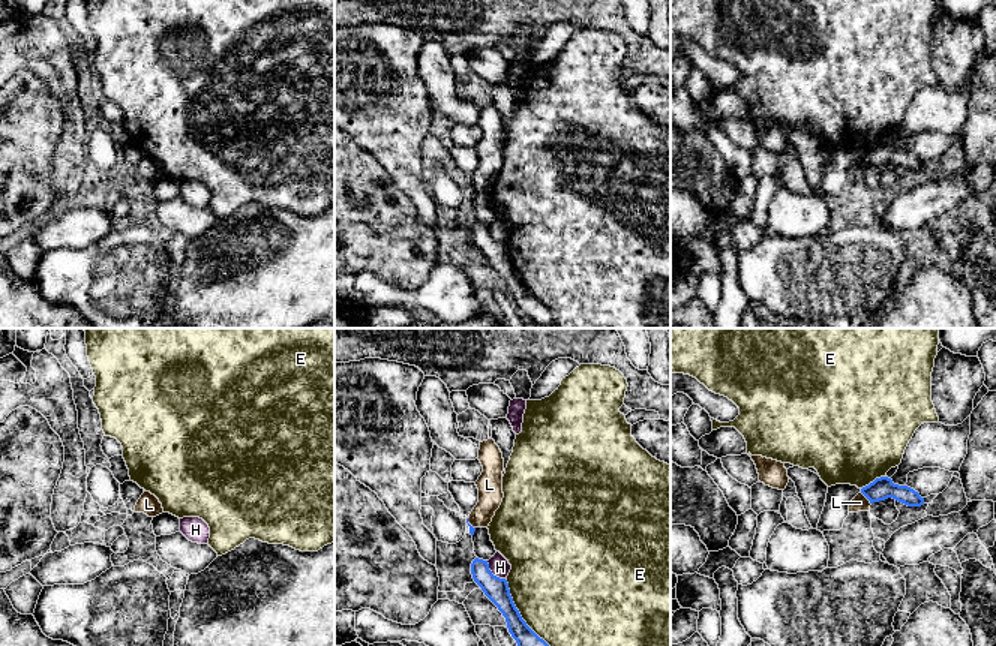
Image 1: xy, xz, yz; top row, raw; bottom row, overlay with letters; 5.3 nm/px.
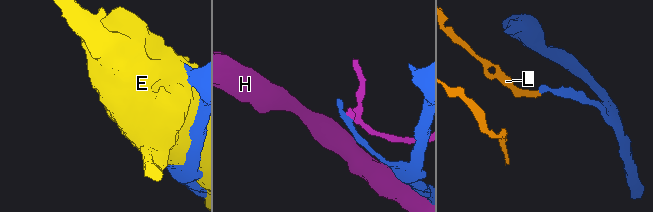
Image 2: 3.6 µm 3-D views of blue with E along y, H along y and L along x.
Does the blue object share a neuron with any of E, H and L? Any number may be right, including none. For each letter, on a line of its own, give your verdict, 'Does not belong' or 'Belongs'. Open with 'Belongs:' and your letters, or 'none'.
Belongs: none
E: Does not belong
H: Does not belong
L: Does not belong

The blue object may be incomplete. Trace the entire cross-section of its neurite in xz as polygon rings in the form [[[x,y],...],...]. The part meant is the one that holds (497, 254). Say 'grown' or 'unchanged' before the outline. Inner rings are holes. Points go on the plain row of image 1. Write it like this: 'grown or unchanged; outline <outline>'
unchanged; outline [[[476,222],[471,228],[474,246],[482,252],[484,259],[498,271],[507,286],[508,297],[516,304],[518,312],[542,325],[554,325],[550,310],[540,303],[522,283],[510,259],[508,247],[489,234],[488,225]]]

